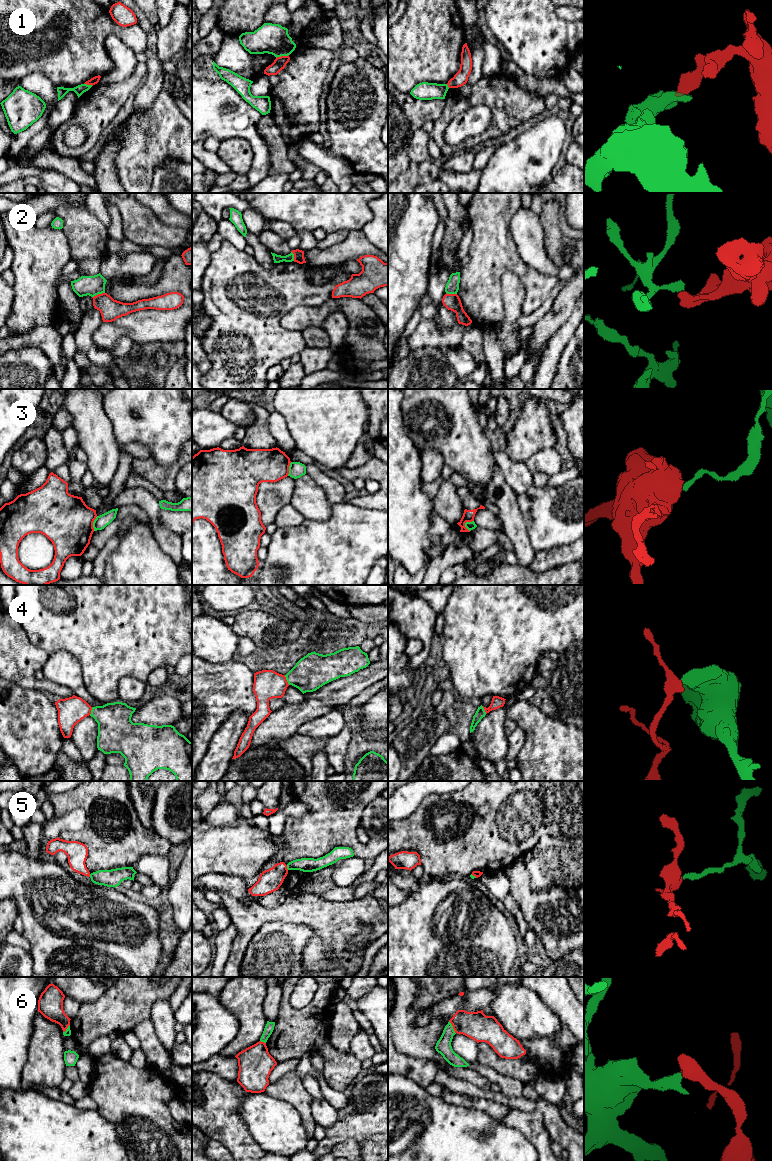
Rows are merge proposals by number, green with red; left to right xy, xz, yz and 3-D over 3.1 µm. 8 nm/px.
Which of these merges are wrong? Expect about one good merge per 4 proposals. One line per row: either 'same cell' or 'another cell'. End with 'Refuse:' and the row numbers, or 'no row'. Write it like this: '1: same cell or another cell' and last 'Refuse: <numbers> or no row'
1: another cell
2: another cell
3: another cell
4: another cell
5: another cell
6: another cell
Refuse: 1, 2, 3, 4, 5, 6

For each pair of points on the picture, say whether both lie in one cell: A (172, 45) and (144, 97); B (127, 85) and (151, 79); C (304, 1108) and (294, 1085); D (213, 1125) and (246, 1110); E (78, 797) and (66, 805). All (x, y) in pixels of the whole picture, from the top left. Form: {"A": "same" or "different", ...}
{"A": "same", "B": "different", "C": "same", "D": "different", "E": "same"}

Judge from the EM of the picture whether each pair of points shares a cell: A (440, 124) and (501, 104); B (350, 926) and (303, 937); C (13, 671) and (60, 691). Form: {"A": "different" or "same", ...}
{"A": "same", "B": "different", "C": "same"}

